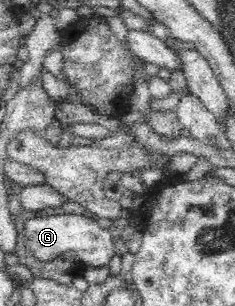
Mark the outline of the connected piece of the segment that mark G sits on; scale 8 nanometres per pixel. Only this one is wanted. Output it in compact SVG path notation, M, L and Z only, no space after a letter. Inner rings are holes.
M78 209L69 214L49 214L29 219L24 225L22 238L27 253L44 262L58 258L65 252L74 251L87 266L107 267L109 260L115 255L115 239L112 233L95 222L91 215Z

